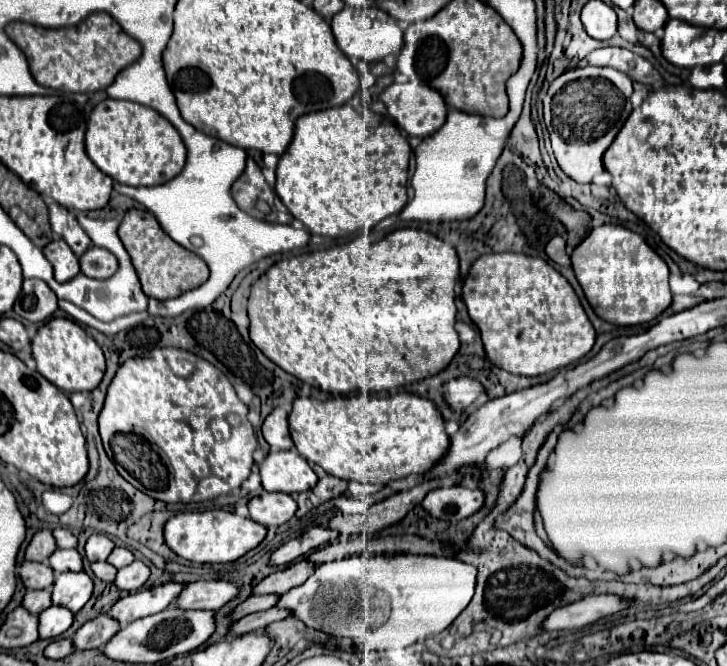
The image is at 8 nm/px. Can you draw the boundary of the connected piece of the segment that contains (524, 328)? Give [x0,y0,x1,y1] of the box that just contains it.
[459,254,595,376]

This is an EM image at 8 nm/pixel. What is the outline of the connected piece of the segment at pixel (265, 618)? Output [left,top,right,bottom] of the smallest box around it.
[229,608,289,636]

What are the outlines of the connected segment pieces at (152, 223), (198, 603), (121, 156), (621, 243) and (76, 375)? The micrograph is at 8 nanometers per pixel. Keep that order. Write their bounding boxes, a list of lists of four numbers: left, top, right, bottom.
[[119,210,209,300],[173,582,239,610],[85,98,187,186],[571,224,669,326],[31,318,105,394]]

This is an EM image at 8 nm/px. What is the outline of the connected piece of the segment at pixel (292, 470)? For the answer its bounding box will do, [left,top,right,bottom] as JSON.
[259,450,317,494]

